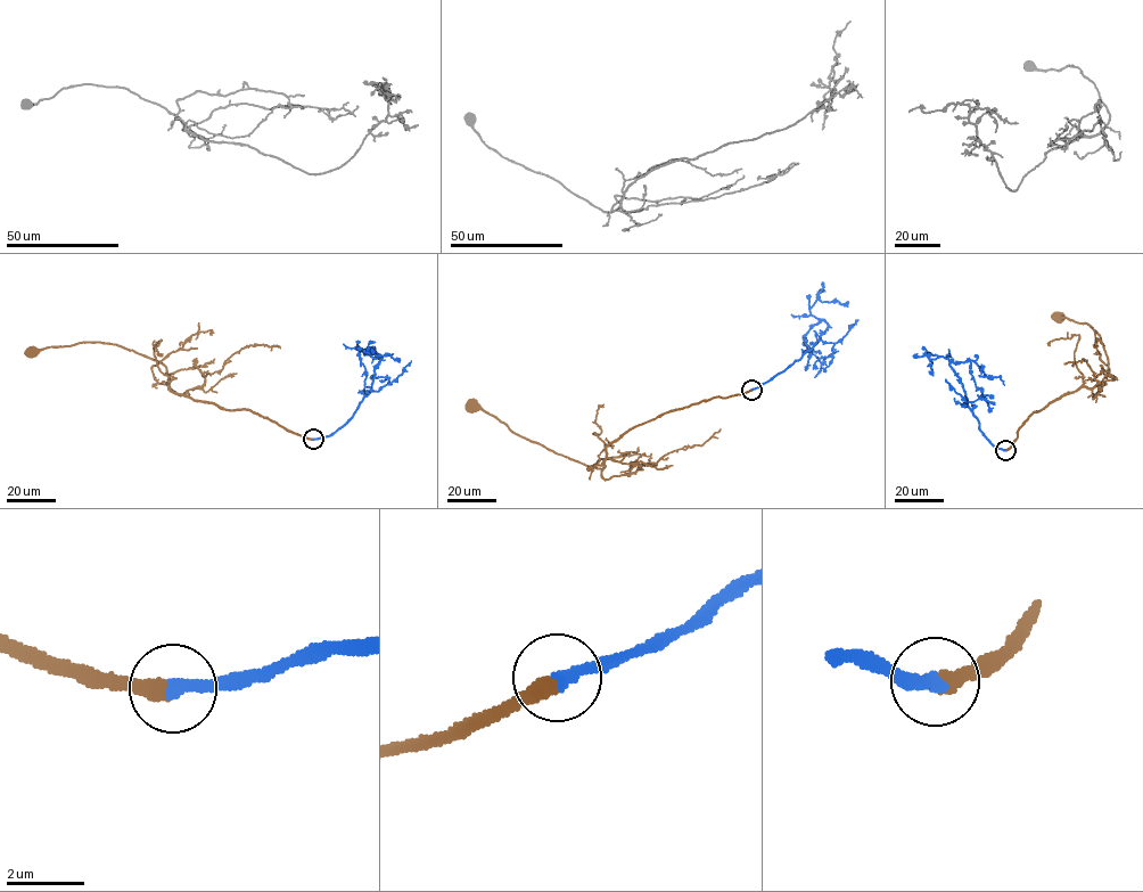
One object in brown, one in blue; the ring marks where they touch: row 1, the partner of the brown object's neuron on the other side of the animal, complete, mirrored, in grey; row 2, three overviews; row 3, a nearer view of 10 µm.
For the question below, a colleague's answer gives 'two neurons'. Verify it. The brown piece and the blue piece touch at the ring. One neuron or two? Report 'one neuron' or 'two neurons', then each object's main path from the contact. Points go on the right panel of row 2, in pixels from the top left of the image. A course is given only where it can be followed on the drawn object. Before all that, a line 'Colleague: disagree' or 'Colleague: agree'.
Colleague: disagree
one neuron; course brown (1004, 450), (1032, 414), (1082, 387), (1098, 385), (1108, 369), (1098, 333), (1085, 322), (1058, 318); course blue (1004, 450), (993, 446), (979, 430), (961, 378), (950, 363), (970, 362), (970, 373), (991, 411)

